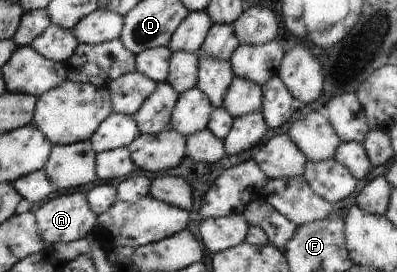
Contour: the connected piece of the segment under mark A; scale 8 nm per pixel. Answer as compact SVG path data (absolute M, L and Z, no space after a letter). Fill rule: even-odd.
M85 192L63 194L35 212L49 248L60 242L84 239L98 225L100 216L93 210L87 196Z

